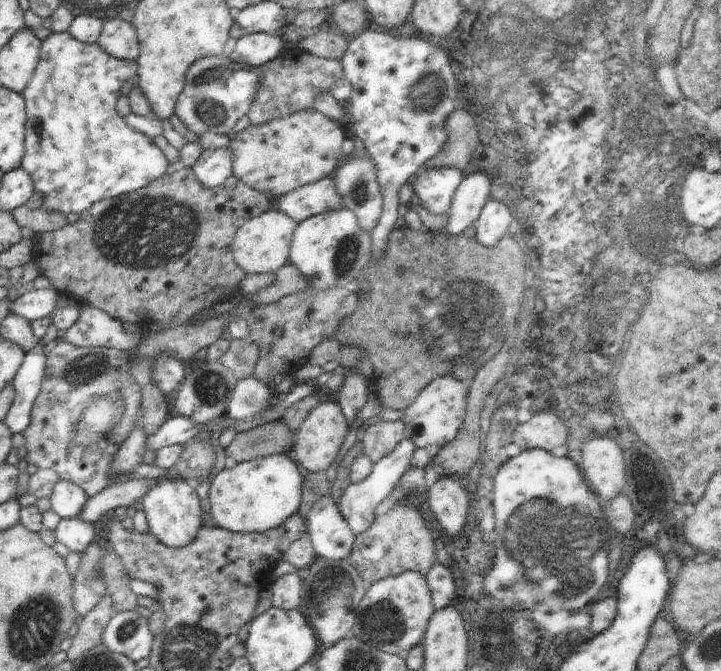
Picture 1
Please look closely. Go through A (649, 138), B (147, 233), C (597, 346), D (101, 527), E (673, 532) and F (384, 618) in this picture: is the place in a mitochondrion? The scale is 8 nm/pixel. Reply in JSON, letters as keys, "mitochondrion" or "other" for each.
{"A":"mitochondrion","B":"mitochondrion","C":"other","D":"other","E":"other","F":"mitochondrion"}

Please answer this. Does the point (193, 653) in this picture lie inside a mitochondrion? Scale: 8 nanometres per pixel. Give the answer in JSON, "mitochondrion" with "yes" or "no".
{"mitochondrion":"yes"}

